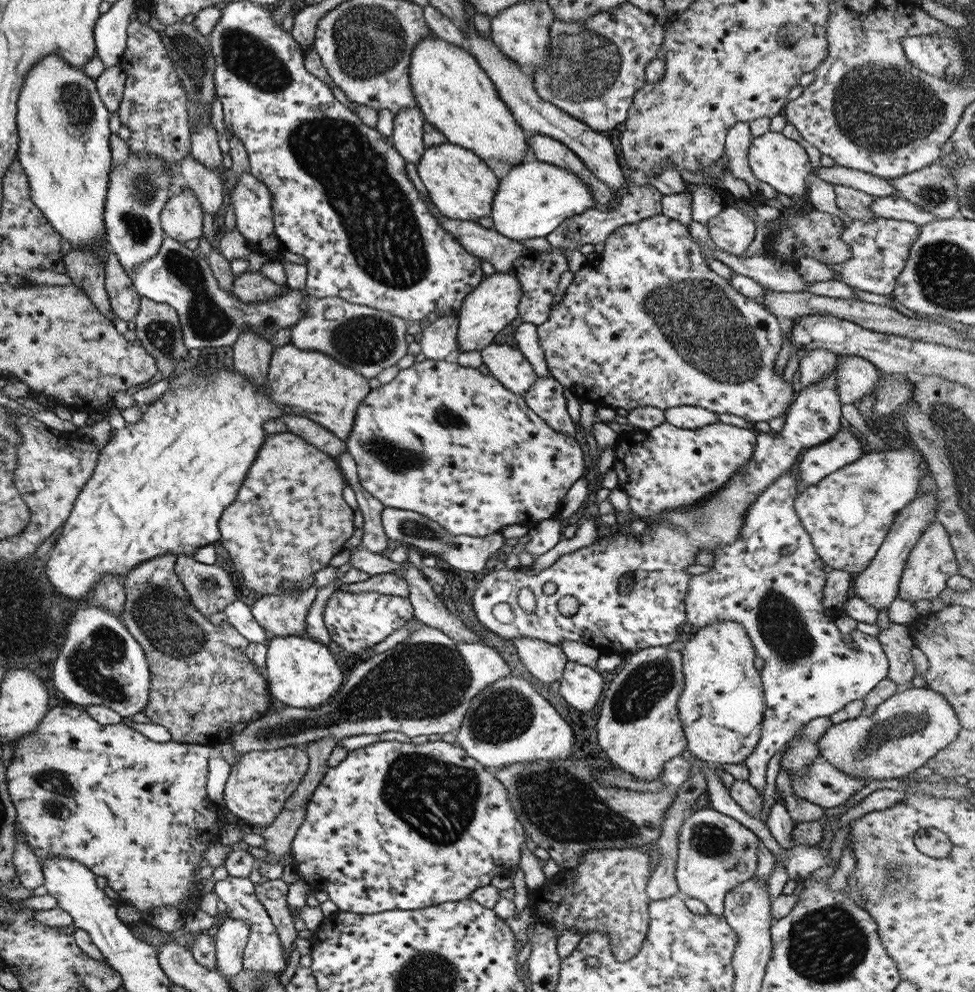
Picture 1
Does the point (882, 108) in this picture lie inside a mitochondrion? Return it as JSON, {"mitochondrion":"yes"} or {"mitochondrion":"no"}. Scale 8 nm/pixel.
{"mitochondrion":"yes"}

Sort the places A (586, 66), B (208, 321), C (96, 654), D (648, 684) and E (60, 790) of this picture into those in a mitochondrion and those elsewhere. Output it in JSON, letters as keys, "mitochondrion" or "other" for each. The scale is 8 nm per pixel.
{"A":"mitochondrion","B":"mitochondrion","C":"mitochondrion","D":"mitochondrion","E":"mitochondrion"}

